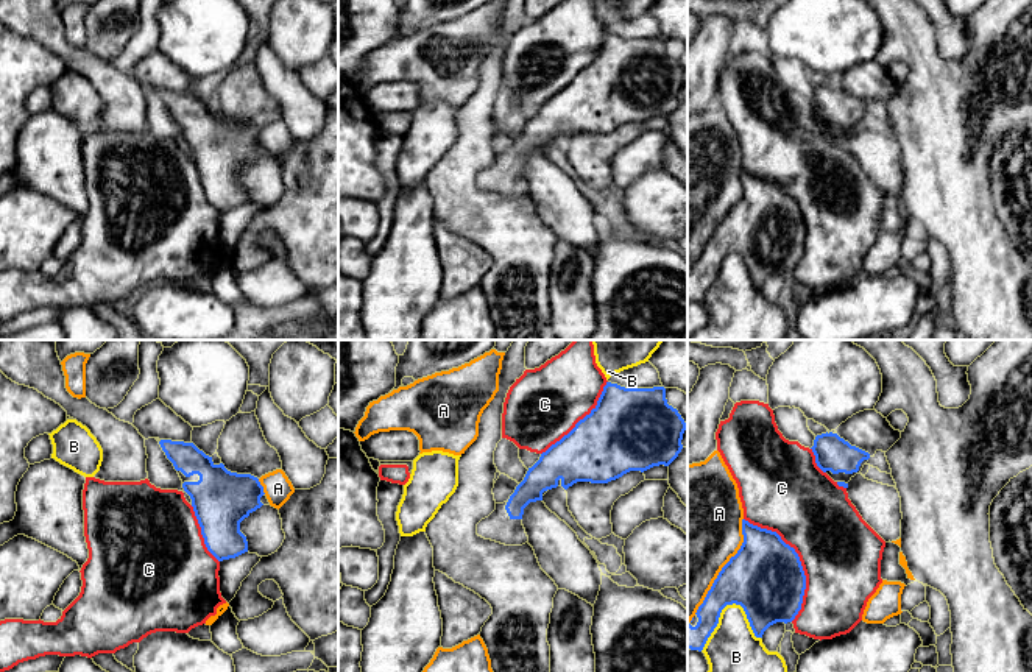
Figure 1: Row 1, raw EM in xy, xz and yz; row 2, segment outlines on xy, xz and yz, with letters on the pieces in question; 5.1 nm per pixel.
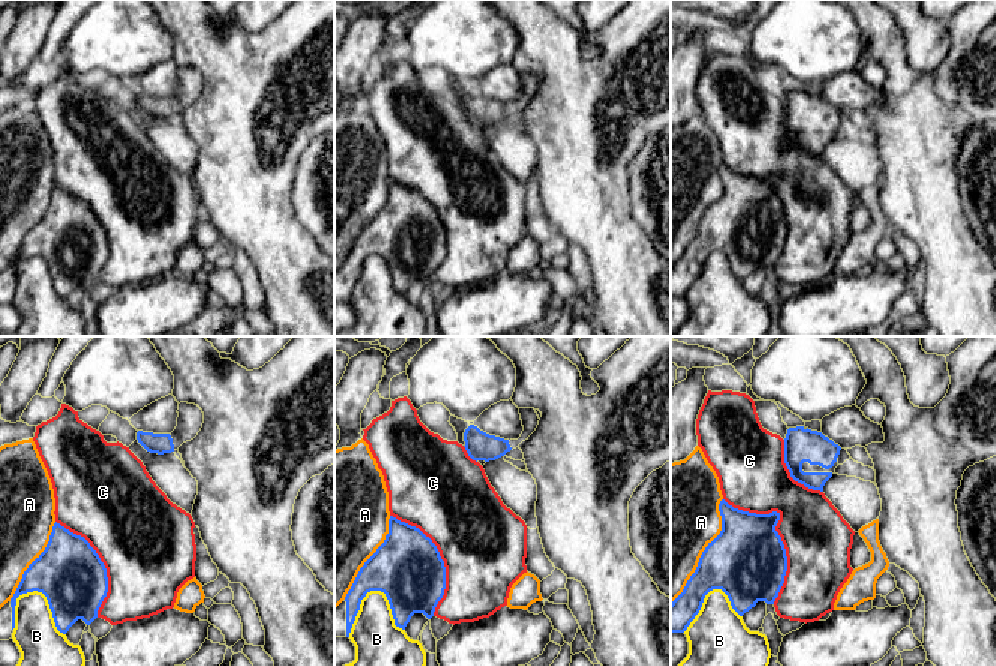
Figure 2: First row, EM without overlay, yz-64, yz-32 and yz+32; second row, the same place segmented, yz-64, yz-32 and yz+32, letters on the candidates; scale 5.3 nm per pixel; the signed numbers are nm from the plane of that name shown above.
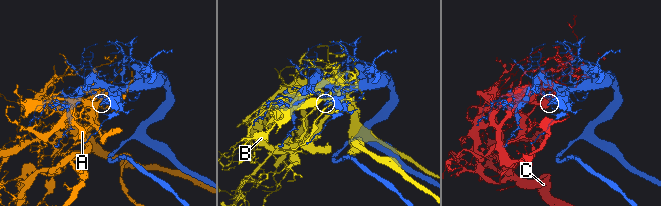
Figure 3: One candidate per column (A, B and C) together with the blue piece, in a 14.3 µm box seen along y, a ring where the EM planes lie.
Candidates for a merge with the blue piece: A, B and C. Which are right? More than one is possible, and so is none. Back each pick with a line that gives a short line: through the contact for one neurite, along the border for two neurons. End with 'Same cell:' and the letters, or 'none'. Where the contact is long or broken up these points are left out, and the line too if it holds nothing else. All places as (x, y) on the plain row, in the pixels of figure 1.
Same cell: none

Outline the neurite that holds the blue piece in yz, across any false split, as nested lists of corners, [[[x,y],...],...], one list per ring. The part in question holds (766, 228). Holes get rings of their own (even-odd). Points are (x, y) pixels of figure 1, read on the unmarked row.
[[[742,170],[744,193],[737,204],[722,218],[703,254],[697,260],[695,278],[687,274],[687,299],[702,302],[719,274],[726,256],[740,256],[756,288],[776,273],[792,273],[801,260],[806,226],[798,204],[776,182],[761,179]]]

